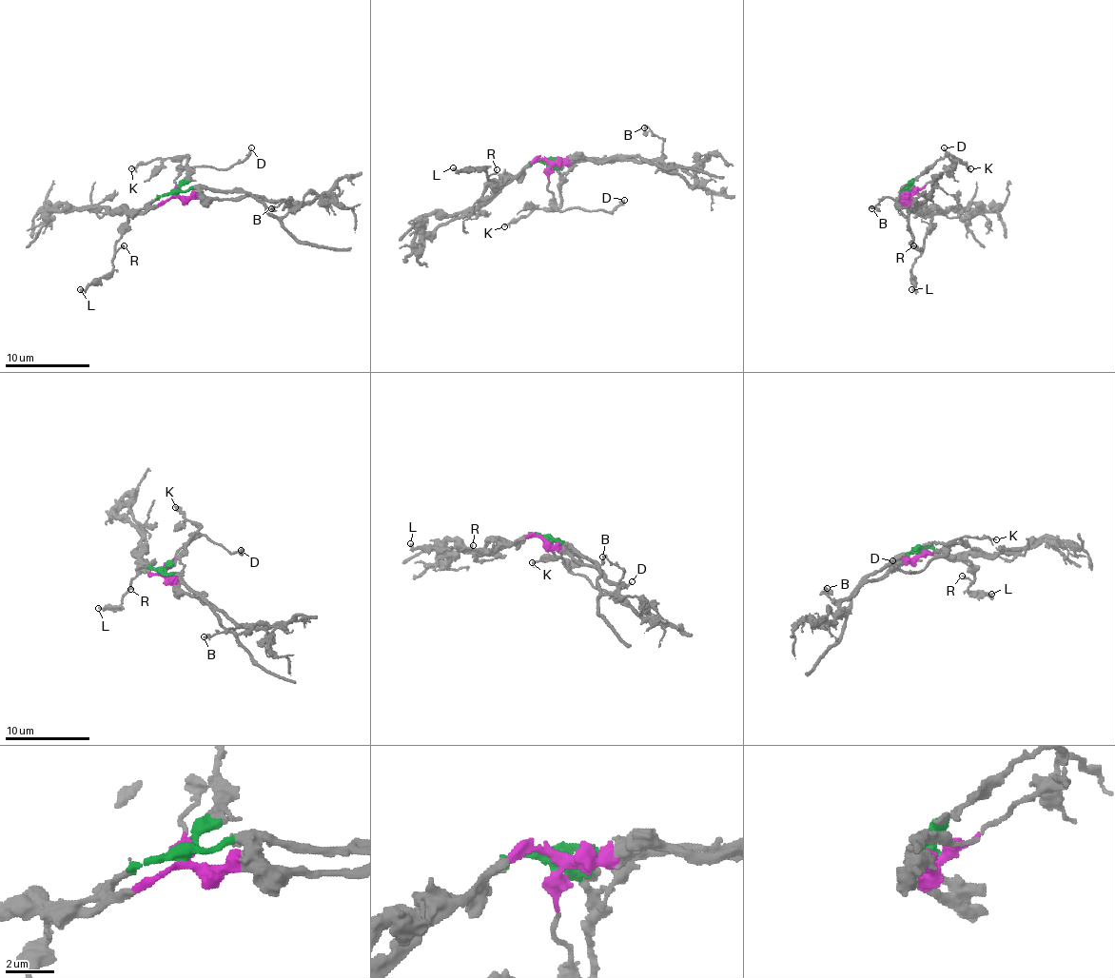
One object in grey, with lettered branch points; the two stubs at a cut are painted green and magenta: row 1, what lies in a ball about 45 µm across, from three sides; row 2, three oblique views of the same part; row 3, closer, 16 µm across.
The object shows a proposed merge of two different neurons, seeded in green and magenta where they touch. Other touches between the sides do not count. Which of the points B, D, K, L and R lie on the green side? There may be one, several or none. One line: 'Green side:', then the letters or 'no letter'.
Green side: K

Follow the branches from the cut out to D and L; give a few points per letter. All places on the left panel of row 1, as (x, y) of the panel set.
D: (175, 196), (175, 179), (185, 168), (230, 168), (239, 164), (251, 147)
L: (175, 196), (128, 219), (128, 230), (116, 244), (111, 270), (80, 289)

